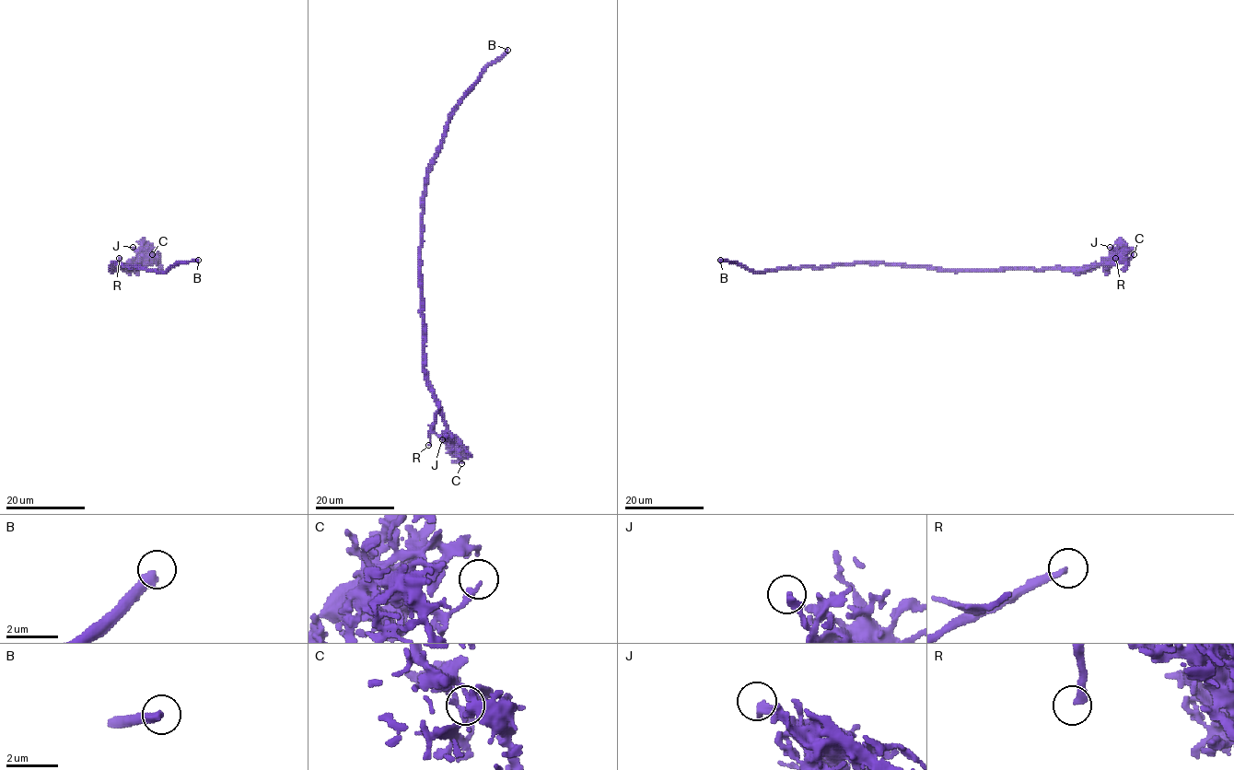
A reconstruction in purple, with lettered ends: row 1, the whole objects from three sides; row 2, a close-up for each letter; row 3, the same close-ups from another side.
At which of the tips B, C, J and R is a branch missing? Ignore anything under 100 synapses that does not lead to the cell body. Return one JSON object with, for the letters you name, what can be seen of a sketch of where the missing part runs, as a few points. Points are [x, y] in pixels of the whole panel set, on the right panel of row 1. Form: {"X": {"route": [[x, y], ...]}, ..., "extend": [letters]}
{"R": {"route": [[1115, 258], [1141, 237], [1164, 209]]}, "extend": ["R"]}

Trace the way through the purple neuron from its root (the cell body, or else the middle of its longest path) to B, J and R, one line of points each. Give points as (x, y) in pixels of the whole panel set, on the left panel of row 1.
B: (110, 267), (114, 262), (128, 268), (166, 272), (180, 262), (198, 260)
J: (110, 267), (112, 270), (134, 267), (142, 256), (133, 247)
R: (110, 267), (112, 270), (126, 269), (130, 274), (122, 265), (119, 258)

